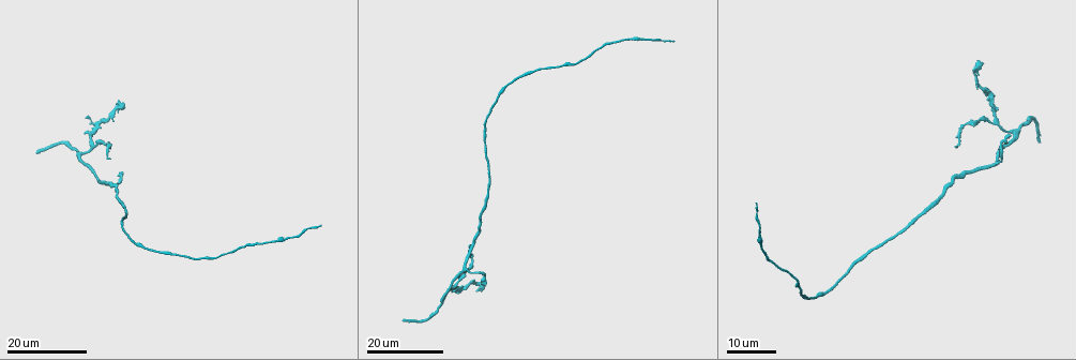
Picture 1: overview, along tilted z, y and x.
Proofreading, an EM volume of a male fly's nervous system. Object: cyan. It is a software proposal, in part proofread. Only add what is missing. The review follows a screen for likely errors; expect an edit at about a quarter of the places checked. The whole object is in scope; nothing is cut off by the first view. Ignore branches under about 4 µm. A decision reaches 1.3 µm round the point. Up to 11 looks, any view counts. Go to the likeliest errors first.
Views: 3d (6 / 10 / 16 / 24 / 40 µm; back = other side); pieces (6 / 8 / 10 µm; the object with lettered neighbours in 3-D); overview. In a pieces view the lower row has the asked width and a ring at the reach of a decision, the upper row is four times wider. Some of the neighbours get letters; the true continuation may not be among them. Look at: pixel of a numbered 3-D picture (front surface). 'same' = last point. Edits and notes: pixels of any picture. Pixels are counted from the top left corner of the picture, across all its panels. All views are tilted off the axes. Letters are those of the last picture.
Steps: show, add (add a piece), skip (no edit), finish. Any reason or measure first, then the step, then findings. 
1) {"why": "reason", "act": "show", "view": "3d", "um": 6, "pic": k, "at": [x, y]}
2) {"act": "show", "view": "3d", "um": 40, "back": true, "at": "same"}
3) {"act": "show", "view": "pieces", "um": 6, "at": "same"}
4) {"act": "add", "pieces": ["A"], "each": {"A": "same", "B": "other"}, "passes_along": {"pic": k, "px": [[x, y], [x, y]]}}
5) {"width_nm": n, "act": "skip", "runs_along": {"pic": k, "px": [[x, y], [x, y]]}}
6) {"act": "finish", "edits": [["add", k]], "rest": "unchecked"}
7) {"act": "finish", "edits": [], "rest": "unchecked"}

{"why": "thin end", "act": "show", "view": "3d", "um": 16, "pic": 1, "at": [757, 203]}

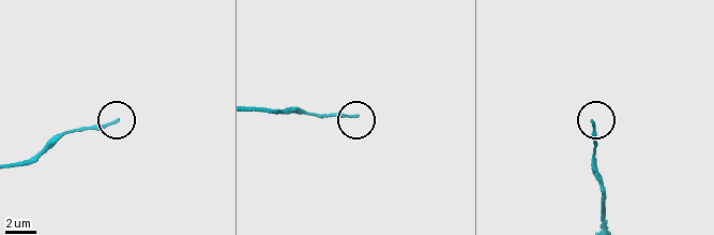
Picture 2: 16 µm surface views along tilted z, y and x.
{"why": "what lies round it", "act": "show", "view": "pieces", "um": 8, "pic": 2, "at": [117, 120]}

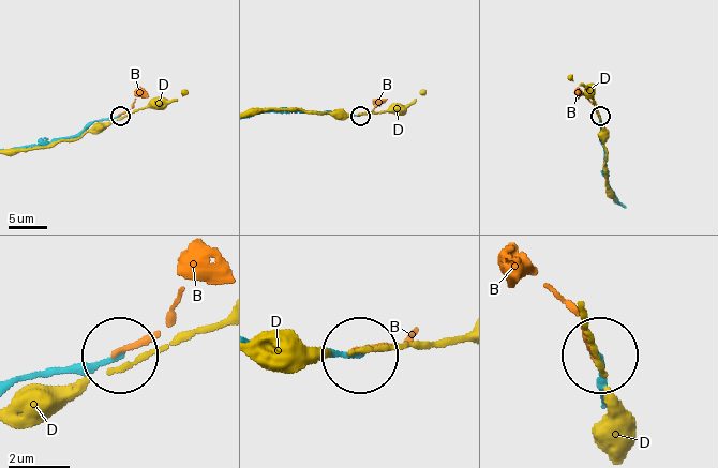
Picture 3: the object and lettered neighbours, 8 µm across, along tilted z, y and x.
{"width_nm": 140, "act": "skip", "each": {"B": "other", "D": "other"}, "runs_along": {"pic": 3, "px": [[18, 383], [87, 375], [116, 359]]}, "found": "none of them fits"}

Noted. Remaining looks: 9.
{"why": "an open end", "act": "show", "view": "3d", "um": 24, "pic": 1, "at": [109, 158]}

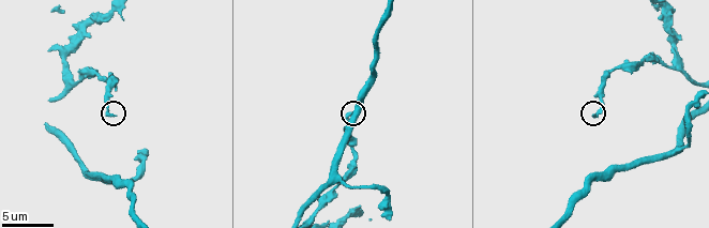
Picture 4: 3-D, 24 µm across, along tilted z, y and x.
{"act": "show", "view": "pieces", "um": 6, "pic": 4, "at": [115, 116]}

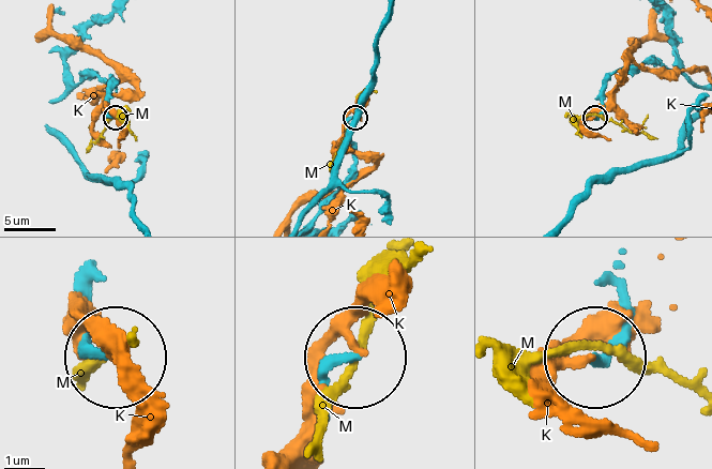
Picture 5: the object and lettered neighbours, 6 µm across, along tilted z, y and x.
{"act": "skip", "each": {"K": "other", "M": "other"}, "runs_along": {"pic": 5, "px": [[697, 85], [647, 62], [612, 75], [594, 117]]}, "found": "none of them fits"}

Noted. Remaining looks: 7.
{"why": "long arm stops here", "act": "show", "view": "3d", "um": 24, "pic": 1, "at": [120, 102]}

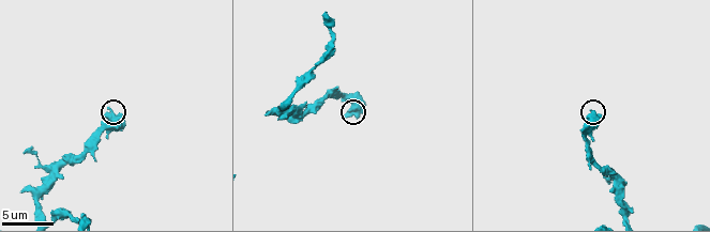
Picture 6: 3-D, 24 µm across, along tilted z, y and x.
{"why": "see the neighbours", "act": "show", "view": "pieces", "um": 6, "pic": 6, "at": [109, 109]}

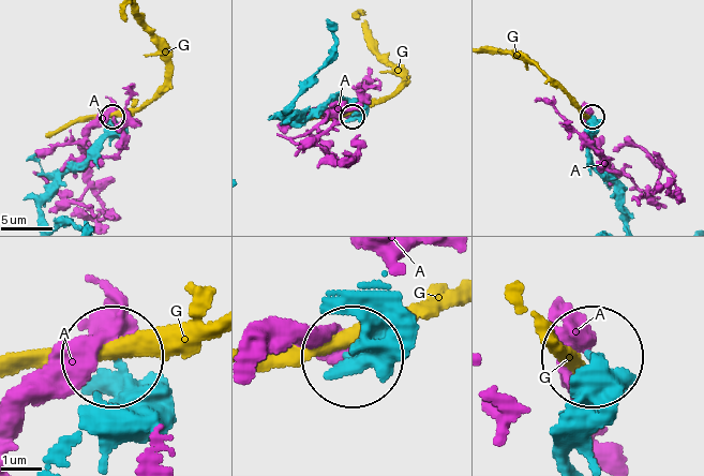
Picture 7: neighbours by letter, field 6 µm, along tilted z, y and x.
{"act": "skip", "each": {"A": "other", "G": "other"}, "found": "none of them fits"}

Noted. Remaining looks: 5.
{"why": "end of a long branch", "act": "show", "view": "3d", "um": 24, "pic": 1, "at": [1037, 142]}

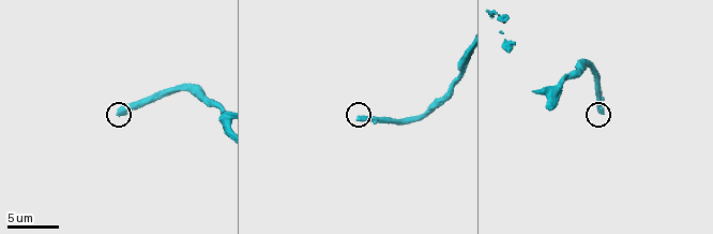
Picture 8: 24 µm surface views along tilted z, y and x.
{"why": "see the neighbours", "act": "show", "view": "pieces", "um": 10, "pic": 8, "at": [119, 114]}

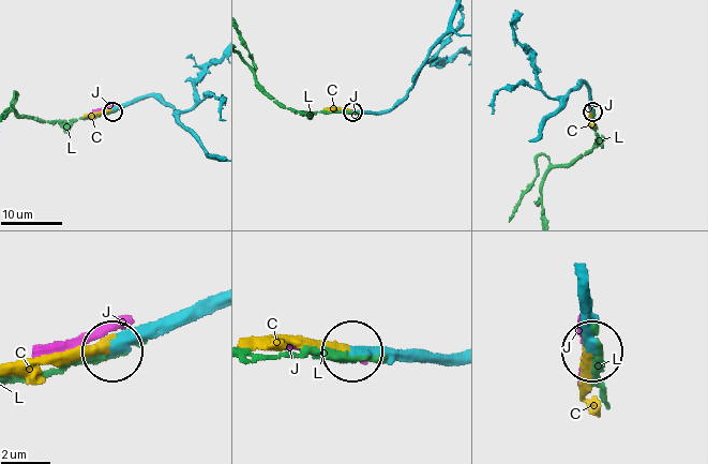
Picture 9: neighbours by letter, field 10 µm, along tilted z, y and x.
{"width_nm": 440, "act": "add", "pieces": ["C"], "each": {"C": "same", "J": "other", "L": "other"}, "passes_along": {"pic": 9, "px": [[127, 102], [84, 117]]}, "found": "it goes on there"}

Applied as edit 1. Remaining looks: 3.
{"act": "finish", "edits": [["add", 9]], "rest": "unchecked"}

